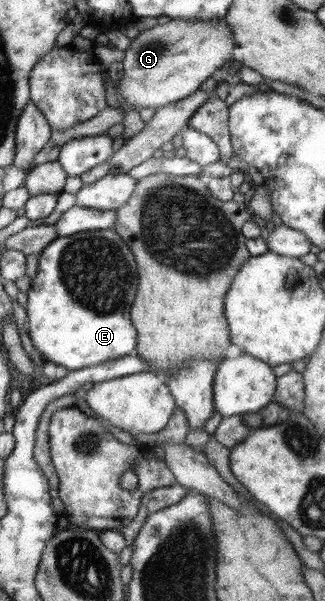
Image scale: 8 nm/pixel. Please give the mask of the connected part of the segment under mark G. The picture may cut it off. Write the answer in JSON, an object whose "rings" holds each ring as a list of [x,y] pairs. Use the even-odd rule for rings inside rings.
{"rings":[[[171,19],[167,23],[157,24],[151,29],[146,29],[138,33],[138,36],[134,39],[131,39],[131,44],[128,49],[124,52],[124,60],[123,62],[123,76],[117,81],[115,84],[115,88],[117,90],[118,95],[122,98],[122,102],[127,105],[128,108],[141,110],[146,108],[154,108],[160,109],[162,107],[166,107],[168,104],[174,104],[185,100],[189,95],[195,94],[198,90],[201,89],[202,82],[205,79],[208,79],[216,71],[216,69],[220,69],[221,67],[227,67],[229,64],[233,62],[234,56],[234,47],[236,46],[236,39],[229,23],[226,19],[217,22],[213,22],[212,20],[183,20],[183,19]]]}

